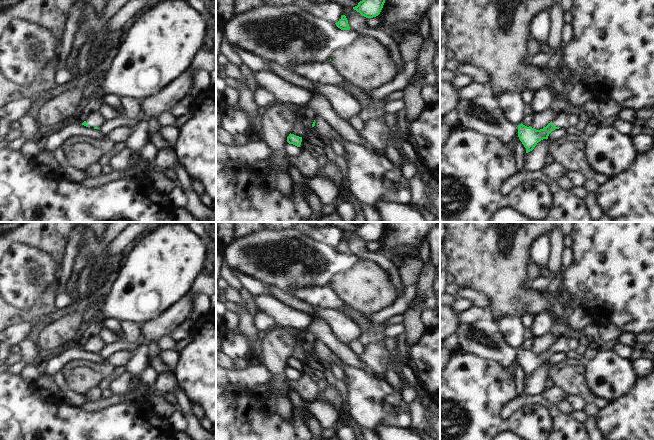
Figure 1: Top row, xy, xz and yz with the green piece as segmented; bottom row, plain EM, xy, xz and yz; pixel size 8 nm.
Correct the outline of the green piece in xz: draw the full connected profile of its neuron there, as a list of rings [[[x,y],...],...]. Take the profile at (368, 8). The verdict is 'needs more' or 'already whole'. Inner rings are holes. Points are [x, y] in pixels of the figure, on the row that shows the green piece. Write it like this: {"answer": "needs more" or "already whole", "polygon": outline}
{"answer": "already whole", "polygon": [[[362,0],[353,9],[366,18],[373,18],[380,14],[384,3],[385,0]]]}

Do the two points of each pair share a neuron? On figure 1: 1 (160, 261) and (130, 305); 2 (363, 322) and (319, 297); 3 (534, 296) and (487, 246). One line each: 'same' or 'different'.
1: same
2: same
3: same

